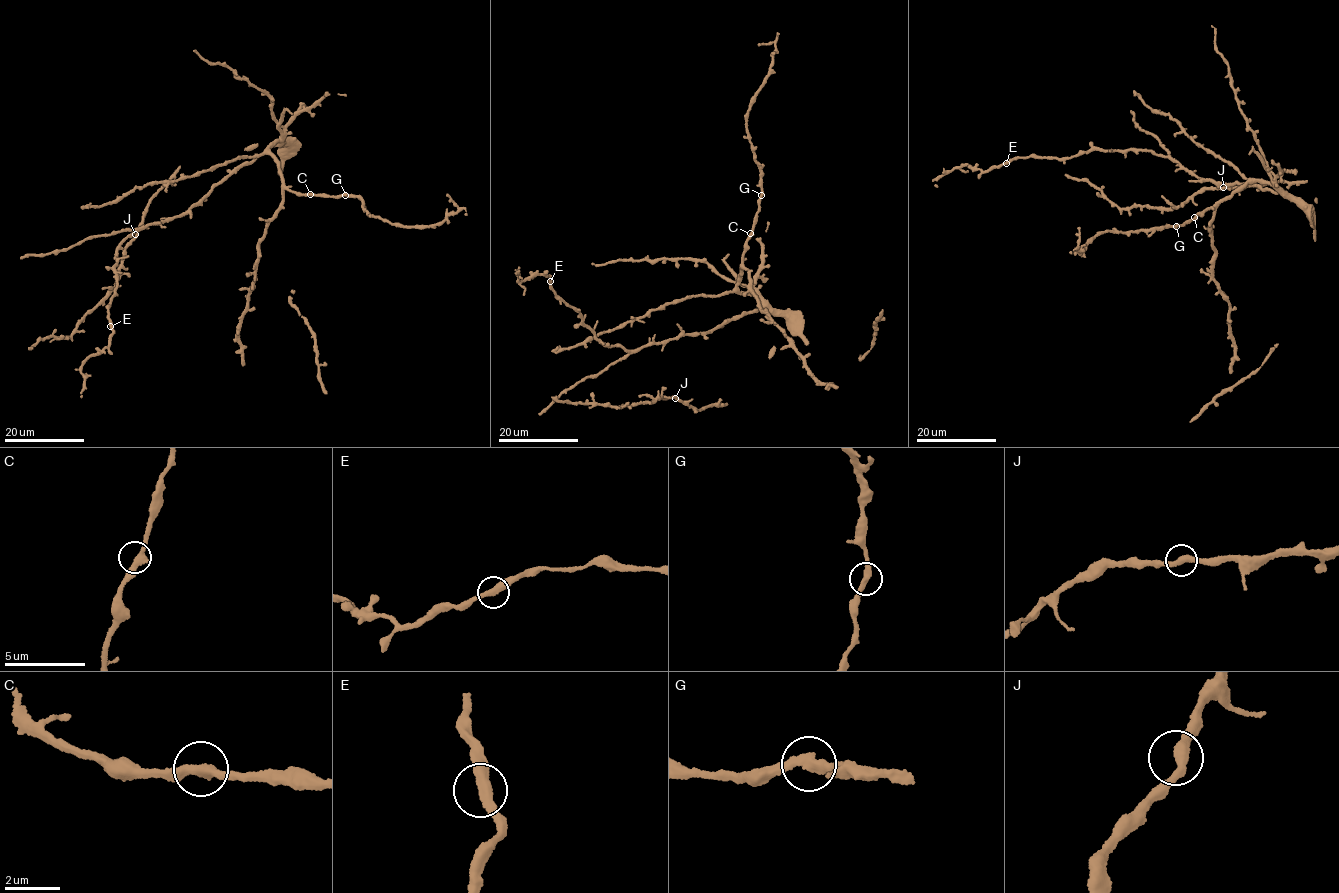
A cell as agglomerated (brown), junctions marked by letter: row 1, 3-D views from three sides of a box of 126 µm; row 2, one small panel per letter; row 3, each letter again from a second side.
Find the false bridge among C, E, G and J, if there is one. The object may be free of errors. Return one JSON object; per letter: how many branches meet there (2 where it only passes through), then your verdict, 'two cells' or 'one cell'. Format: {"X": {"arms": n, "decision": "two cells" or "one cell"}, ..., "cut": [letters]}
{"C": {"arms": 2, "decision": "one cell"}, "E": {"arms": 2, "decision": "one cell"}, "G": {"arms": 2, "decision": "one cell"}, "J": {"arms": 2, "decision": "one cell"}, "cut": []}

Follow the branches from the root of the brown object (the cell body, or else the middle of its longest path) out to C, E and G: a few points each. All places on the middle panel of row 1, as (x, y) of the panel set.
C: (747, 314), (762, 305), (752, 295), (743, 294), (737, 288), (750, 233)
E: (747, 314), (707, 332), (628, 351), (618, 345), (608, 347), (596, 338), (581, 313), (556, 295), (550, 281)
G: (747, 314), (762, 305), (752, 295), (738, 291), (737, 286), (745, 245), (762, 195)

